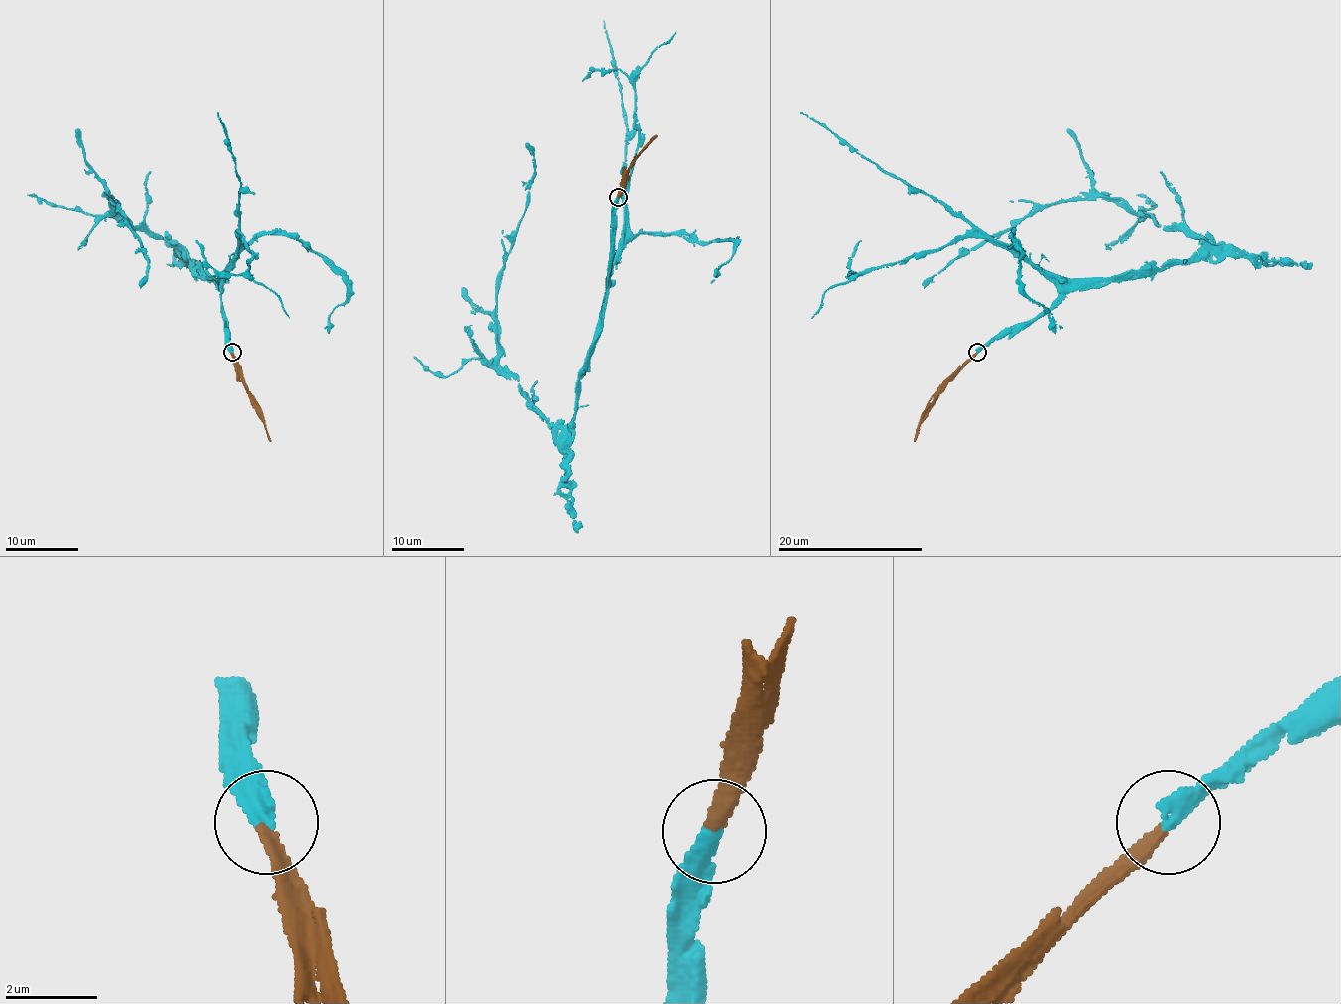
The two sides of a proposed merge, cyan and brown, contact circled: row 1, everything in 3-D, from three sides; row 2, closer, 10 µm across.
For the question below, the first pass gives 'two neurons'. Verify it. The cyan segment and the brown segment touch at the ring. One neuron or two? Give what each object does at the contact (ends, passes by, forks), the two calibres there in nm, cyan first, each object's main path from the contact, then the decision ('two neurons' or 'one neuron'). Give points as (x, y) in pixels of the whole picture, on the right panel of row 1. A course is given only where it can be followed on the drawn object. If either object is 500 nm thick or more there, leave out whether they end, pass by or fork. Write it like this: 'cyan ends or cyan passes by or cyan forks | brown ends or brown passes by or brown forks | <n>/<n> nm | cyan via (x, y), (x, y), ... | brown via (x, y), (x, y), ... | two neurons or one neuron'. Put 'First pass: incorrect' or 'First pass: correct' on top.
First pass: incorrect
cyan ends | brown ends | 360/280 nm | cyan via (977, 352), (1066, 294), (1184, 263), (1204, 239), (1100, 198), (1070, 198), (1037, 205), (961, 252), (925, 288) | brown via (977, 354), (946, 384), (914, 441) | one neuron

